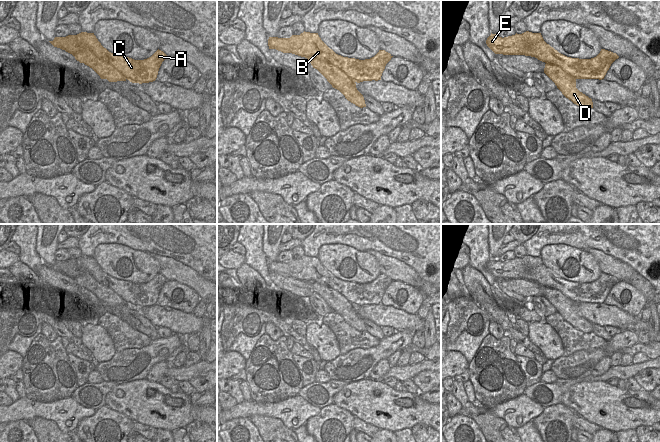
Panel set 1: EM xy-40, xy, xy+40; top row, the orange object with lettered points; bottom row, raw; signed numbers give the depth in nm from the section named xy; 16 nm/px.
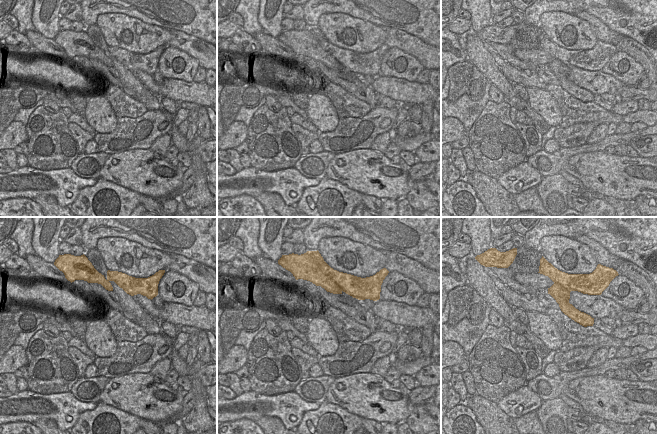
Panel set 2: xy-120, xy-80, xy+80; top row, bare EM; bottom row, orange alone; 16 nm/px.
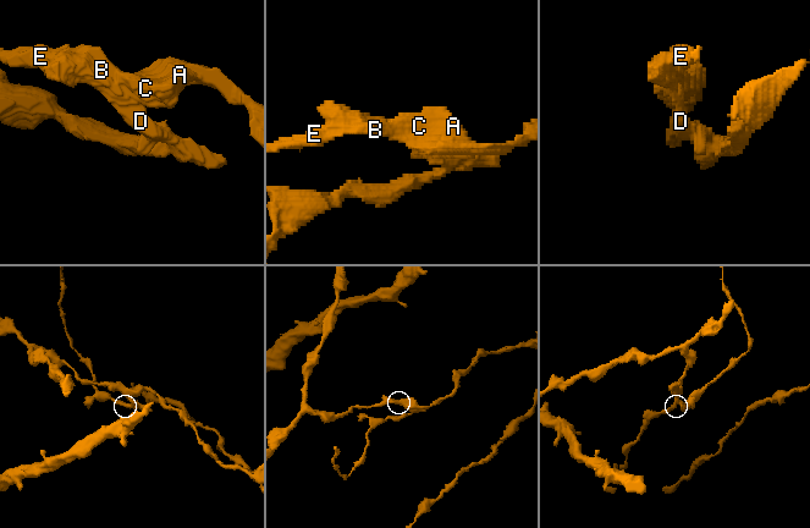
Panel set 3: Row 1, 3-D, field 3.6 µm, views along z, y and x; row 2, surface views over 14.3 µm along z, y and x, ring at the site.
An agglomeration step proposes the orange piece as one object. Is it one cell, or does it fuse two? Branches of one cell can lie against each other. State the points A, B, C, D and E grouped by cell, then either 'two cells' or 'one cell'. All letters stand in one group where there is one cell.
A B C E / D | two cells

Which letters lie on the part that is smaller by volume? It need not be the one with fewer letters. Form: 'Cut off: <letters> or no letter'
Cut off: D

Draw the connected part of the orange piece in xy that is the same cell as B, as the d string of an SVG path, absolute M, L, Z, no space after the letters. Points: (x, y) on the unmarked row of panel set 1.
M303 256L290 262L269 261L269 273L283 277L292 277L301 281L316 281L342 294L350 303L357 307L381 304L386 288L393 281L385 274L370 283L359 284L343 281L330 273L319 261L318 257Z

